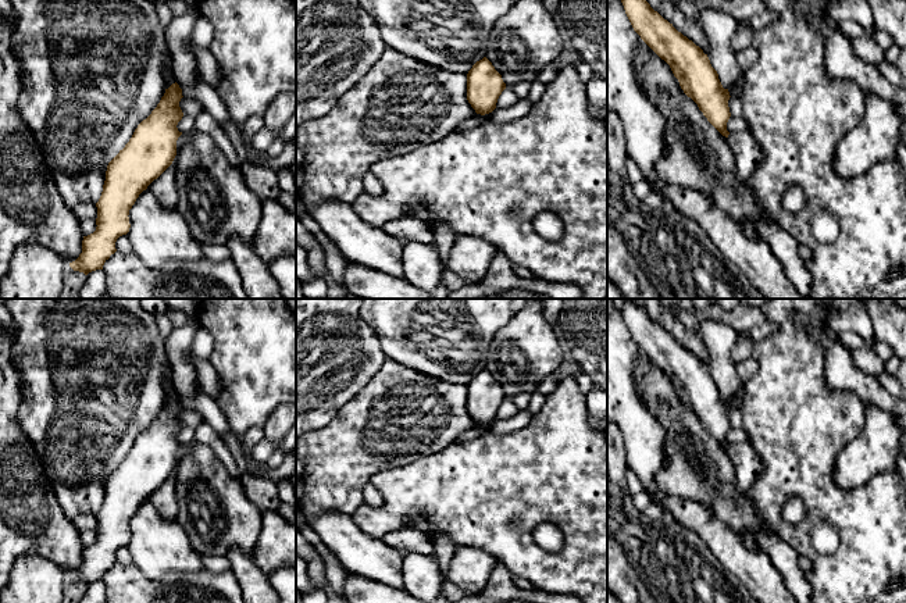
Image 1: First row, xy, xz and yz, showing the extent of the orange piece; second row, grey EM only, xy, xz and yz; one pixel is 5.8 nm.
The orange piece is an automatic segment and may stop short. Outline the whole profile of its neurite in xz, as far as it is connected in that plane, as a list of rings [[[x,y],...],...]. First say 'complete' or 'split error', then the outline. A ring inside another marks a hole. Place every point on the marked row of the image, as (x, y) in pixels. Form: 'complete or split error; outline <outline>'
complete; outline [[[486,57],[477,61],[467,74],[467,100],[477,114],[492,113],[504,89],[502,75]]]

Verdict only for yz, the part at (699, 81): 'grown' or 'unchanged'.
unchanged

